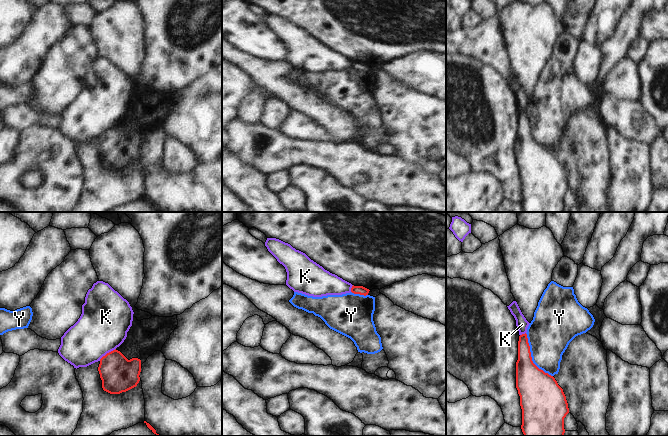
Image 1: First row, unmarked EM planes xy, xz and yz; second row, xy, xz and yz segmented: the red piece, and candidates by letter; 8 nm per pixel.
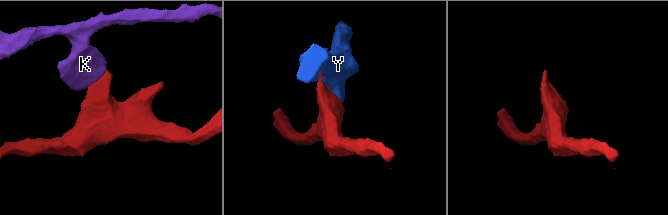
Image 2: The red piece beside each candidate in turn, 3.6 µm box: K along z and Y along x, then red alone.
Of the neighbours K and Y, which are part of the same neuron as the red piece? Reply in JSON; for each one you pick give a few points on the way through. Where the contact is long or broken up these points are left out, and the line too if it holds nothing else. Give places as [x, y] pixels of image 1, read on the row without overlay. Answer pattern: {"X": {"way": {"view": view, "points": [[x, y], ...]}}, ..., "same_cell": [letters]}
{"same_cell": []}

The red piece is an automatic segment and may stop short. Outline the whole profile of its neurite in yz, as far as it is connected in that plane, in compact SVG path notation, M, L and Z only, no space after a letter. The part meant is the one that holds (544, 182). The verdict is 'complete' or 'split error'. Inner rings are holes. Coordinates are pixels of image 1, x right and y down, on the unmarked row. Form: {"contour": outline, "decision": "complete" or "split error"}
{"contour": "M526 109L520 111L518 117L516 164L520 172L524 212L564 212L564 194L569 189L566 172L555 154L533 139Z", "decision": "complete"}

